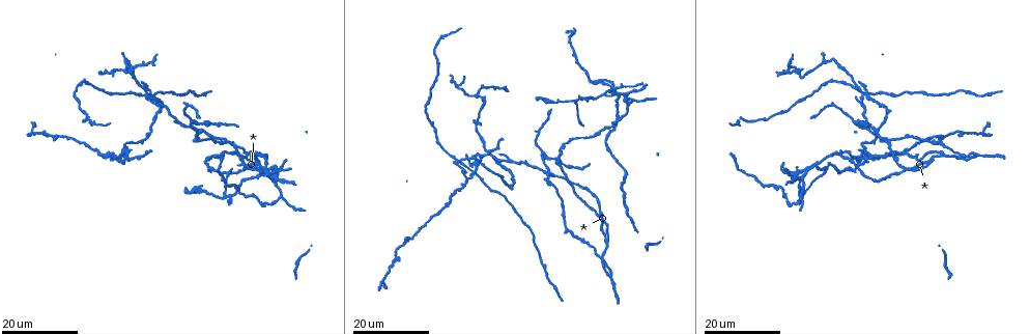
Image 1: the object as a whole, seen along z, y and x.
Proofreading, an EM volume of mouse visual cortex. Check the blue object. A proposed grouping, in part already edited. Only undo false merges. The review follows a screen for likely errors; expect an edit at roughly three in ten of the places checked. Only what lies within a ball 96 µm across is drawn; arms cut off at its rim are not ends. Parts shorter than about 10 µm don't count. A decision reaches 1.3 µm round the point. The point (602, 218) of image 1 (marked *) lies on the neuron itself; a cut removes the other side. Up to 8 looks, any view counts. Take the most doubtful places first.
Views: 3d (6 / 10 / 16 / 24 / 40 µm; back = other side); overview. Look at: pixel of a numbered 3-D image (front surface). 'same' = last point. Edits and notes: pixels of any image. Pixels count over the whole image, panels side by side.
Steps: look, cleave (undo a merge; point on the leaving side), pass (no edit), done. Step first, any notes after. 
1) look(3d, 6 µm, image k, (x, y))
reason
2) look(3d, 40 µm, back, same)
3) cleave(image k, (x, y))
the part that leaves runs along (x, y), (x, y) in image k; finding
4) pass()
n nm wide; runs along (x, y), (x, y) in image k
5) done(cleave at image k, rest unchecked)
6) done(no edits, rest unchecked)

look(3d, 16 µm, image 1, (961, 153))
three-way junction

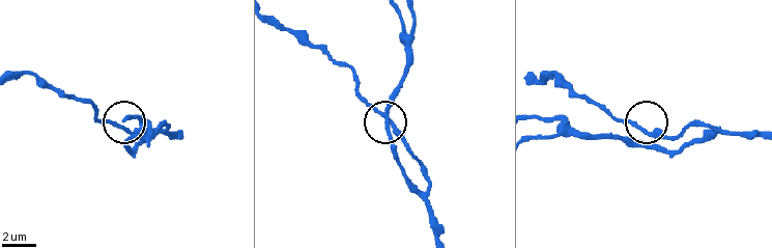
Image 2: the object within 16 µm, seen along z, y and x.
look(3d, 10 µm, image 2, (645, 130))

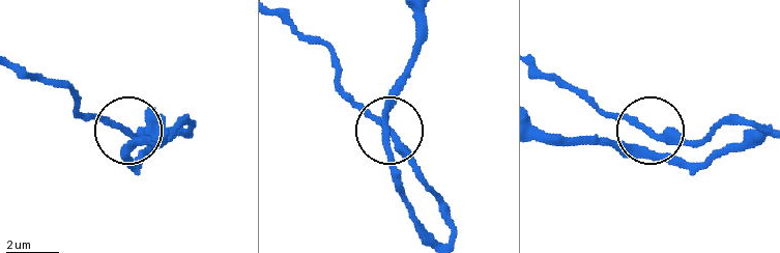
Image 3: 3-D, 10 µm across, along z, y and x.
pass()
210 nm wide; runs along (541, 139), (635, 145), (655, 132), (706, 139) in image 3; all the same neuron

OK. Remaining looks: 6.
look(3d, 16 µm, image 1, (476, 93))
four or more arms meet

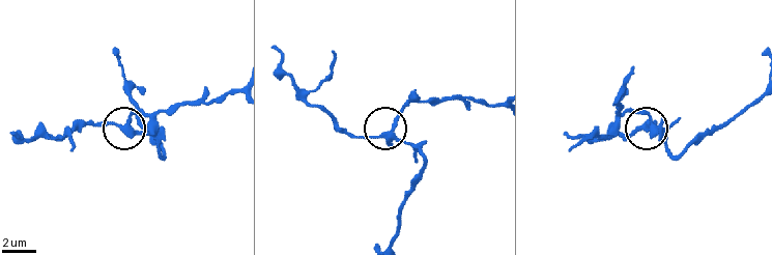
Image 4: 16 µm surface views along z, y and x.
look(3d, 10 µm, image 4, (125, 124))
closer look

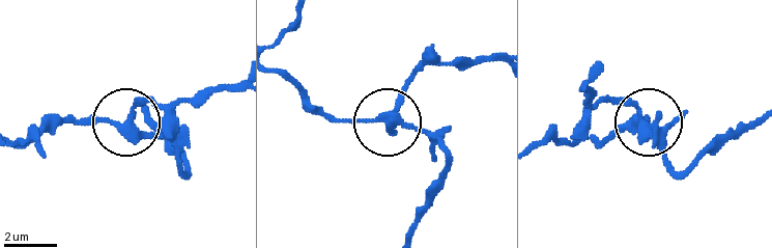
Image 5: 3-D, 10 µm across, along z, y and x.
pass()
runs along (409, 232), (446, 165), (440, 145), (380, 118), (310, 112) in image 5; all the same neuron

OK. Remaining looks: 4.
look(3d, 24 µm, image 1, (856, 120))
branch point

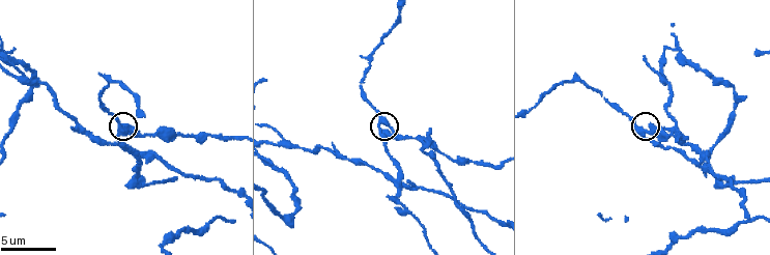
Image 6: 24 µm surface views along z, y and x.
look(3d, 6 µm, image 6, (644, 130))

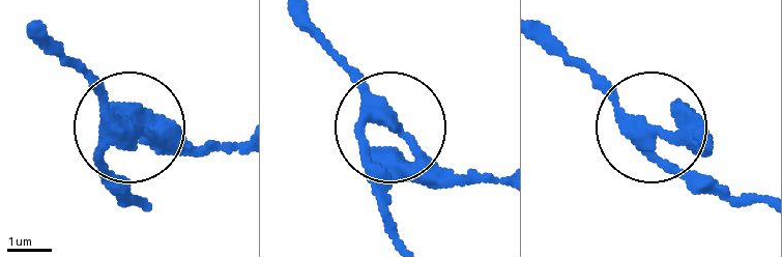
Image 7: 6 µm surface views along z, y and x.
cleave(image 7, (168, 148))
side arm 14 µm; the part that leaves runs along (652, 135), (703, 145) in image 7; two neurons meet here

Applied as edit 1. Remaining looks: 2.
done(cleave at image 7, rest unchecked)

